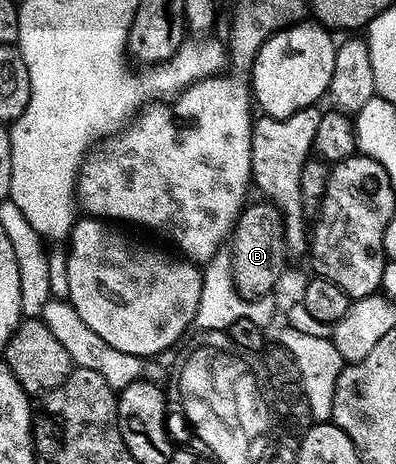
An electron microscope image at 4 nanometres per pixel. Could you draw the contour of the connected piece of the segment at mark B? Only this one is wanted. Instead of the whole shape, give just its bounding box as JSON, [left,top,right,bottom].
[230,203,286,300]

